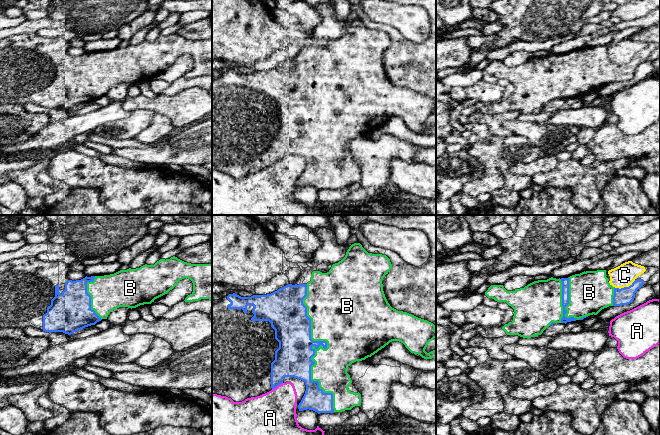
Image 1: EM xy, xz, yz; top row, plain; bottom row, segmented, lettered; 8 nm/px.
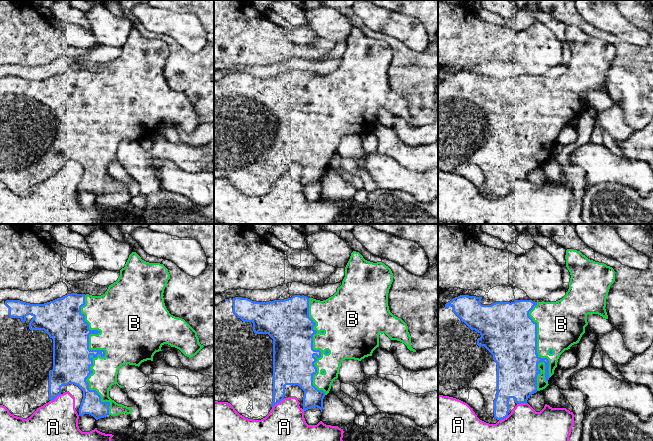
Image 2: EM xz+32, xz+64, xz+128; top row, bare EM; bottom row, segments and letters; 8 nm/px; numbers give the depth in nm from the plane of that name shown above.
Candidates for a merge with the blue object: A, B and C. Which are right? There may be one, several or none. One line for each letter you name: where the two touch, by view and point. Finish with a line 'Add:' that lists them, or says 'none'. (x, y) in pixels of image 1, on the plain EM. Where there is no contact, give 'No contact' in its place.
B: Touches blue at xz (322, 121)
Add: B

